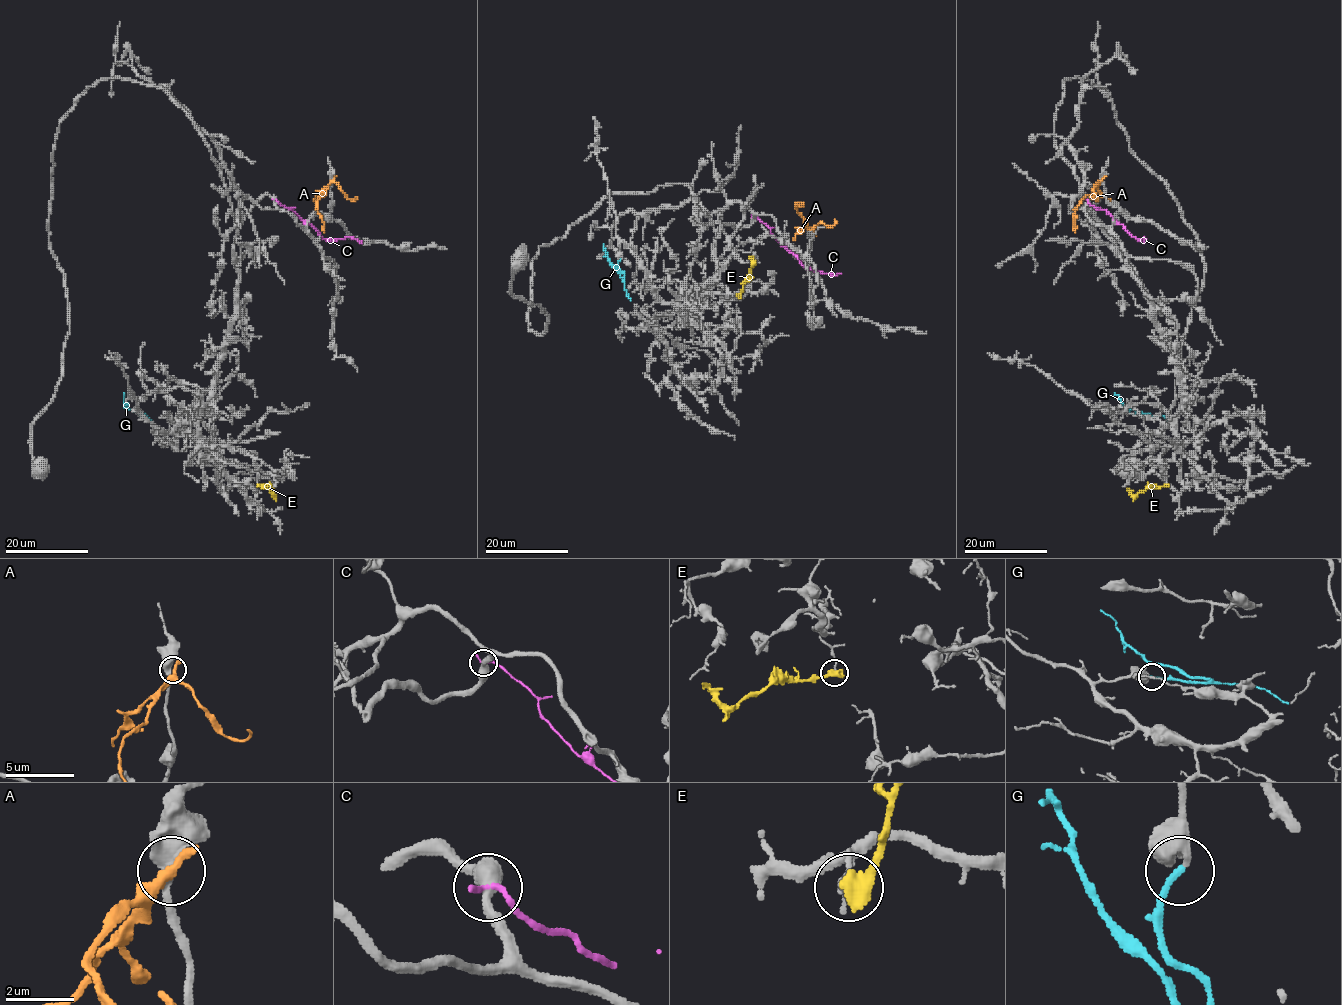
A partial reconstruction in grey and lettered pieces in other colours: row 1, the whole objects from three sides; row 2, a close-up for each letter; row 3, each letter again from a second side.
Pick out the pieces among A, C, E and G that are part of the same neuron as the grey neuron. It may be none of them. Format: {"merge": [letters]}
{"merge": ["G"]}

